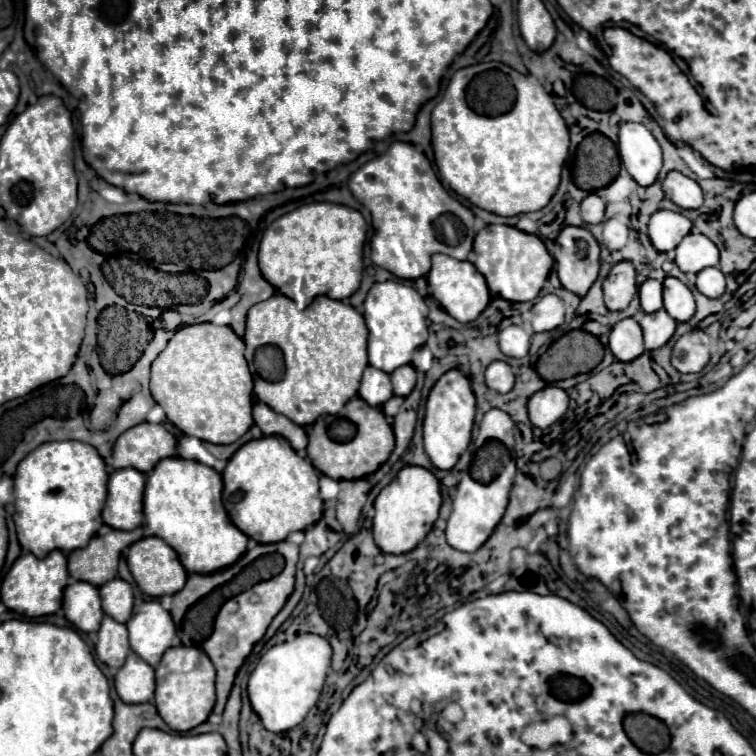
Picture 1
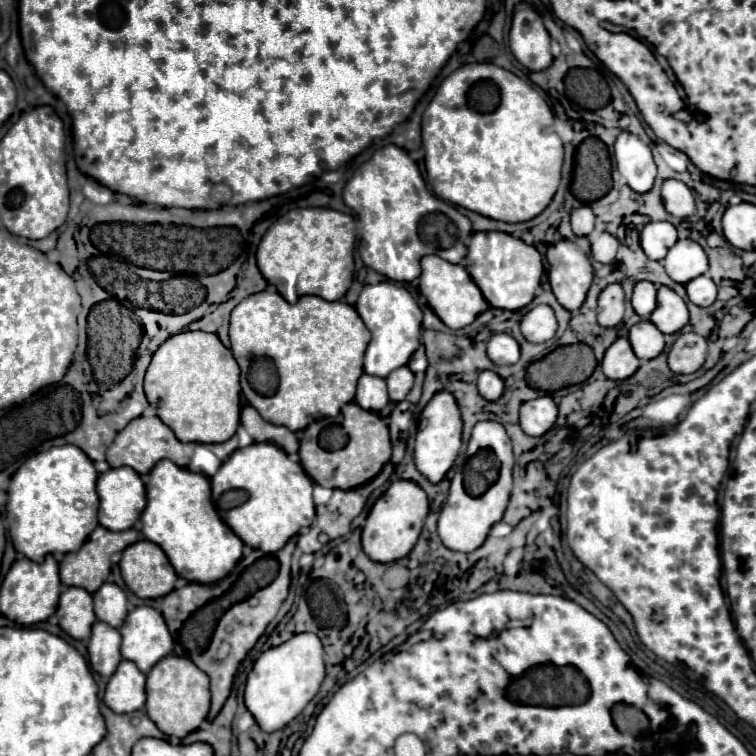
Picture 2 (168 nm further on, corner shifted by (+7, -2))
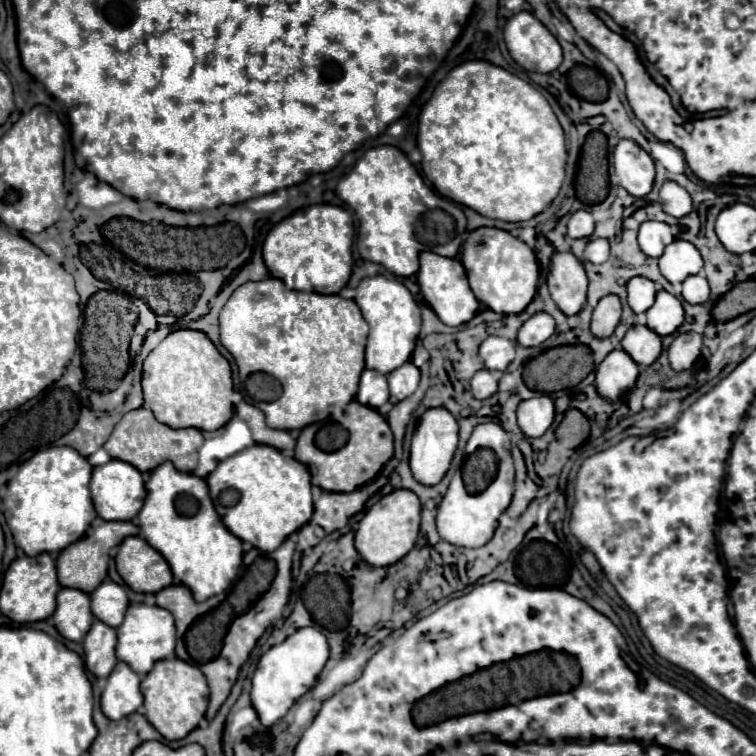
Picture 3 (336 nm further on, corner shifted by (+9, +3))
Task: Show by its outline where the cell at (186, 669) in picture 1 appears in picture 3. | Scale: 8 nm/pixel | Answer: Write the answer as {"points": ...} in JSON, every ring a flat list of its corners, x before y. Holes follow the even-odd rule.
{"points":[[167,658,157,662,153,670,143,678,141,692,145,696,145,716,159,730,159,734,167,740,181,740,193,728,197,728,199,720,205,716,209,686,203,672,185,660]]}

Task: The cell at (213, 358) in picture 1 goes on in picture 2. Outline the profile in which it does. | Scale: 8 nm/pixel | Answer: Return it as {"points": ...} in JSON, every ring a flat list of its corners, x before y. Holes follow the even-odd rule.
{"points":[[183,331,169,337,153,355,153,361,145,375,145,395,151,407,157,411,157,417,173,429,179,441,197,441,197,443,223,443,233,437,239,425,239,365,229,349,225,349,217,335,203,331]]}

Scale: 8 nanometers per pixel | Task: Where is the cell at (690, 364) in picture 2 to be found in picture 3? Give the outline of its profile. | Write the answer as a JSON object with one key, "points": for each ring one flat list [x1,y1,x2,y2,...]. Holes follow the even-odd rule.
{"points":[[683,332,679,334,671,346,669,346,669,364,673,370,681,372,681,370,689,370,693,366,693,362,701,356,701,348,703,348,703,338,697,332]]}

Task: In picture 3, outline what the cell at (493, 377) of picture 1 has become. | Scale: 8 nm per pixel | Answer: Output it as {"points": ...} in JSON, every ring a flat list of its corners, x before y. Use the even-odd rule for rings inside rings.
{"points":[[479,370,471,378,471,392,477,400,485,400,497,392,497,374,489,370]]}

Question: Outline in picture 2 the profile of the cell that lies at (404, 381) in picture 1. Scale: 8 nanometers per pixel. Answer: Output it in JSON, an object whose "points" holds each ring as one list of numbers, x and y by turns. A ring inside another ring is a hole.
{"points":[[399,367,395,371,389,373,389,377,385,379,387,381,387,387,389,387,389,399,393,403,399,403,407,397,407,393,411,391,413,387,413,373,409,367]]}

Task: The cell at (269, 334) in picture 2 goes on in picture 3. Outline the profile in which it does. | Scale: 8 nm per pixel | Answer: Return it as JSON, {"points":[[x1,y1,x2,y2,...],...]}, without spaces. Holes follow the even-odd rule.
{"points":[[265,278,239,286,223,306,219,322,221,344,233,354,240,381,245,381,245,392,251,402,265,412,267,426,301,430,311,422,343,412,347,402,355,398,359,376,365,368,363,352,369,324,367,320,361,322,361,310,353,300,345,300,339,294,287,290,281,280]]}

